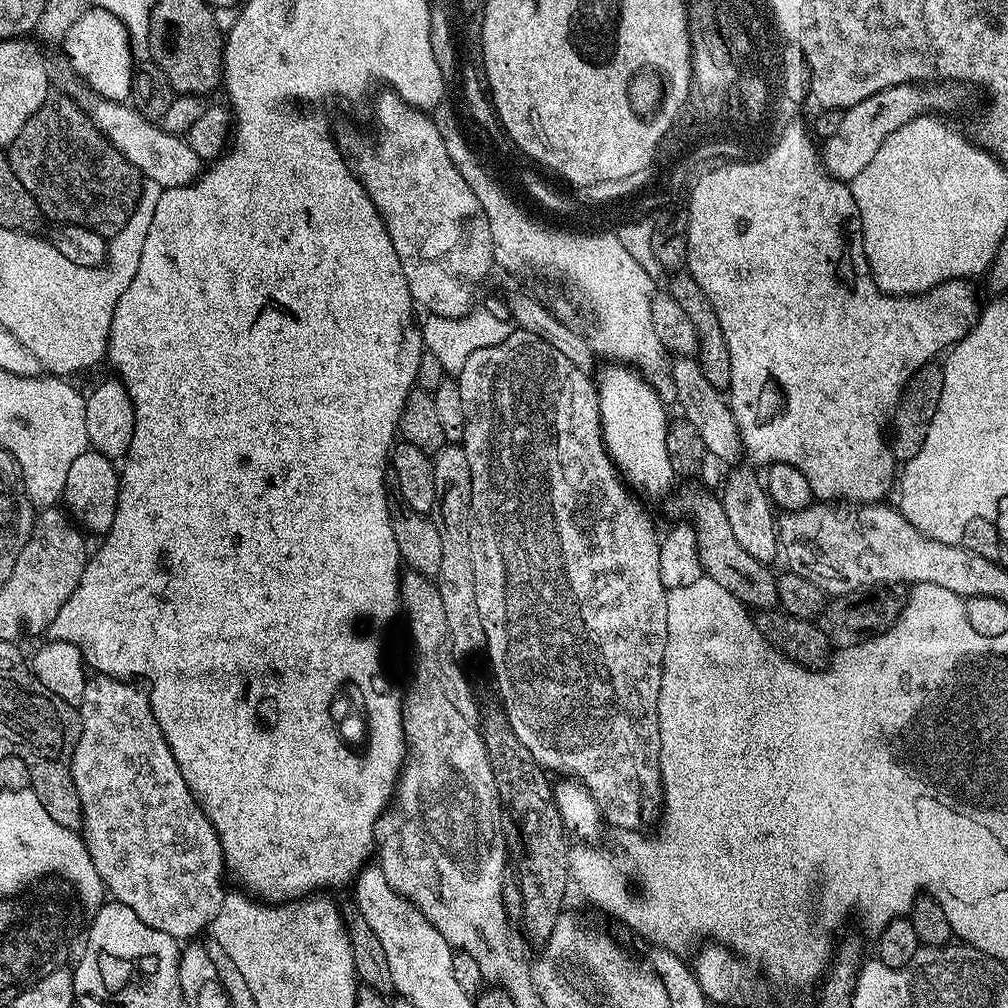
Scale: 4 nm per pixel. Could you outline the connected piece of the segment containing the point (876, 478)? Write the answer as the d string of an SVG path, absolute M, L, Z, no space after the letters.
M789 123L782 134L782 142L764 160L764 164L748 164L748 168L724 168L724 173L711 169L699 179L692 199L688 203L688 259L687 271L702 286L702 294L710 298L714 314L722 326L726 346L730 350L730 407L740 431L743 451L756 464L789 464L798 466L806 478L810 478L810 490L820 502L855 502L857 505L874 504L885 499L888 487L893 487L898 476L898 461L892 456L886 436L880 433L884 415L895 409L902 399L908 380L924 364L931 364L945 350L957 344L971 328L975 328L982 312L982 304L976 301L976 292L968 280L951 280L934 286L921 296L889 296L880 291L864 253L864 239L860 228L860 215L851 187L843 180L835 180L824 167L818 144L809 129Z

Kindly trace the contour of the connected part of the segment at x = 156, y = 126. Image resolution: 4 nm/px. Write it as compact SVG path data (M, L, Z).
M97 99L95 103L92 112L90 108L92 123L96 125L101 136L140 171L145 181L152 181L166 189L181 188L200 179L202 161L198 154L194 154L194 150L190 150L187 139L172 136L159 123L147 120L141 112L137 112L135 107L127 103L101 99Z

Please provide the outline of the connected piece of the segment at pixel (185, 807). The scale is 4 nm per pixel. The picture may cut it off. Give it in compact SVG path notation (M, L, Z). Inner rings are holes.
M96 674L82 690L78 705L80 737L74 750L72 773L84 815L84 845L115 903L130 906L155 932L170 934L177 942L188 942L212 925L218 910L222 910L226 895L224 851L210 818L206 818L186 786L178 762L174 762L174 754L152 713L149 693L139 692L134 685L114 676Z

